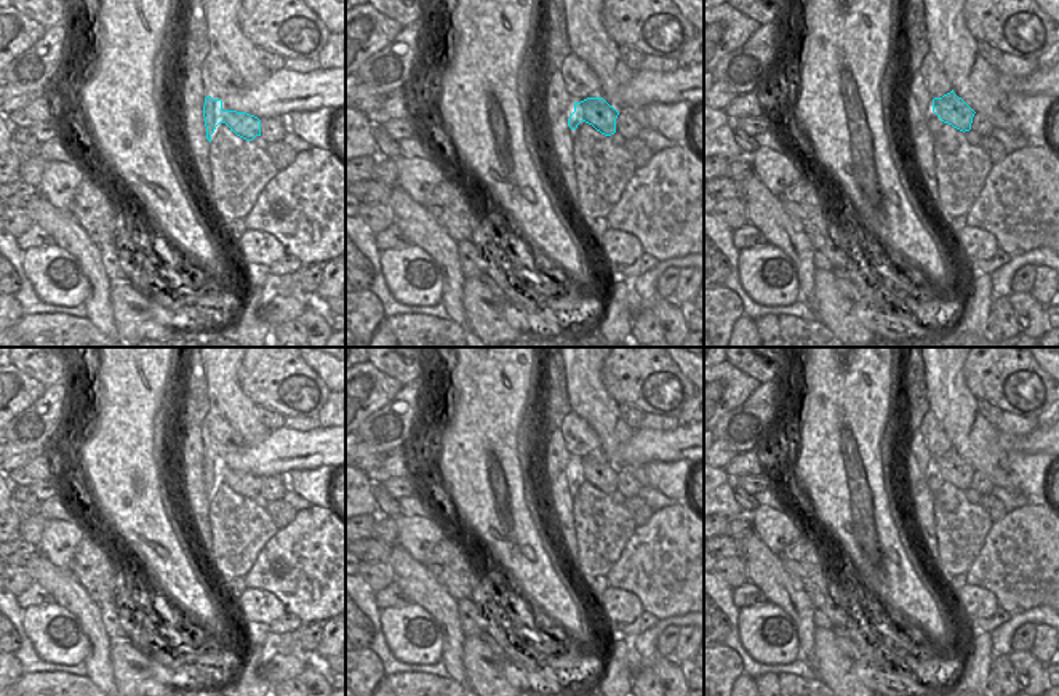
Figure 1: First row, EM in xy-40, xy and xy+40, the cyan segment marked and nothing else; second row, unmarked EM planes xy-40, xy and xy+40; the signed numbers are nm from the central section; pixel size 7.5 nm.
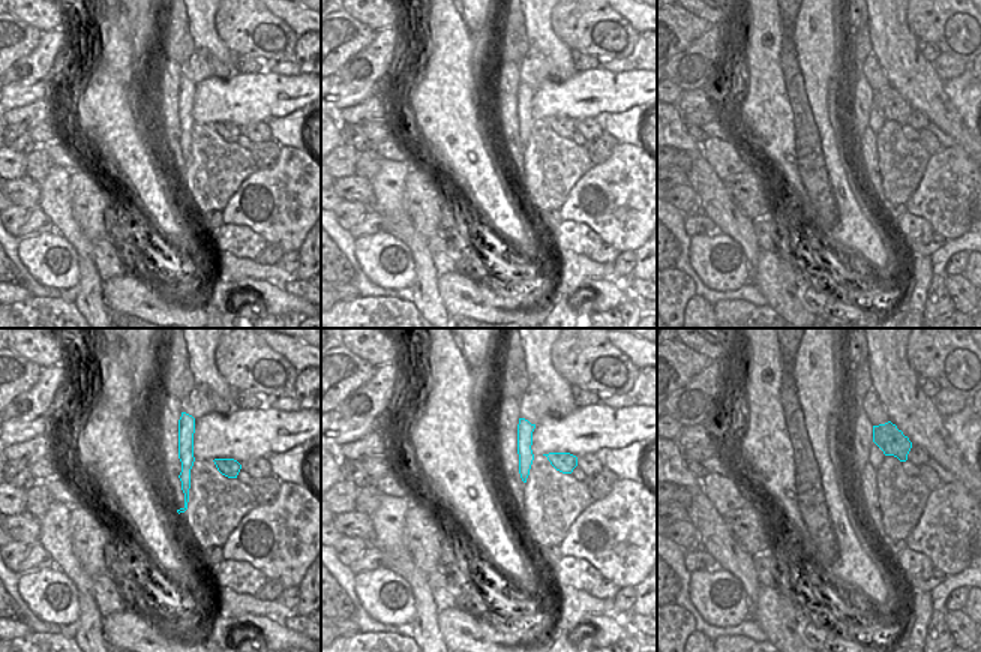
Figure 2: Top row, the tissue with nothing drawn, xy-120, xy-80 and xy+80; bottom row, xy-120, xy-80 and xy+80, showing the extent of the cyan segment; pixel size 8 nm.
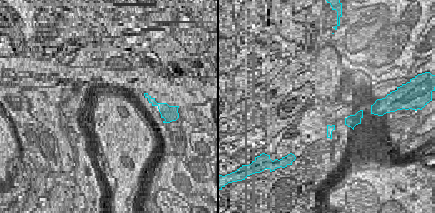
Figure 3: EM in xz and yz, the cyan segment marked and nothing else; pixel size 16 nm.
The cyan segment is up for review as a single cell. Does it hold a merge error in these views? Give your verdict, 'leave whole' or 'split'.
split

